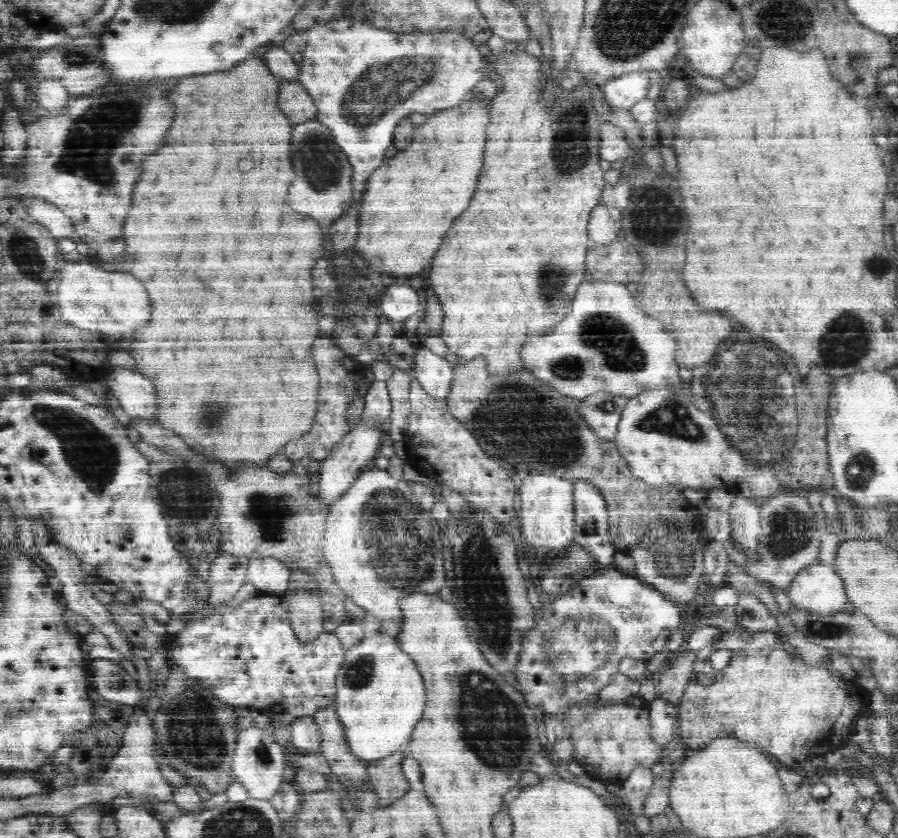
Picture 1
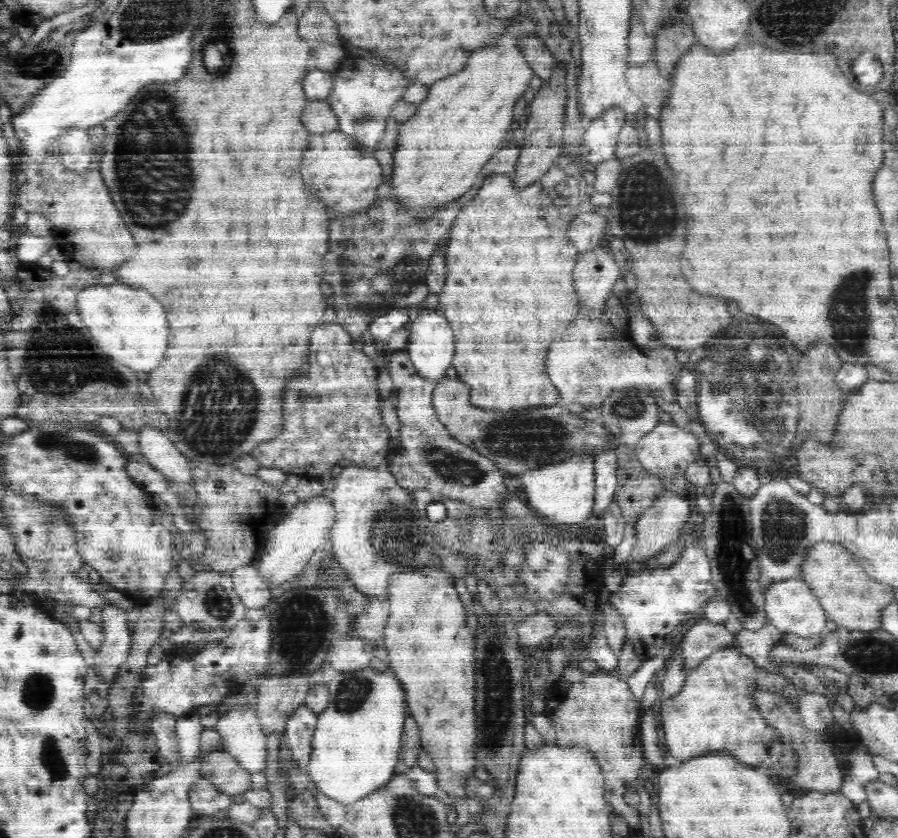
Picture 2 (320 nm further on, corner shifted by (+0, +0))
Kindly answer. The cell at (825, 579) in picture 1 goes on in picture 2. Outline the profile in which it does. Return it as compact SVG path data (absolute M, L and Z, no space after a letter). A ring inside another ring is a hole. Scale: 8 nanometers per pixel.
M802 577L784 580L765 588L764 614L783 632L790 631L804 637L823 634L829 617L812 585L808 585Z

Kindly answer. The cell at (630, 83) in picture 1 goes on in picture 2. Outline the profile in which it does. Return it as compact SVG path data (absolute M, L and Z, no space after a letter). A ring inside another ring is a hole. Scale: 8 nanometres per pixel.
M612 105L594 118L588 119L588 128L584 131L582 159L598 164L606 158L612 158L618 144L618 134L627 123L626 112L621 105Z

